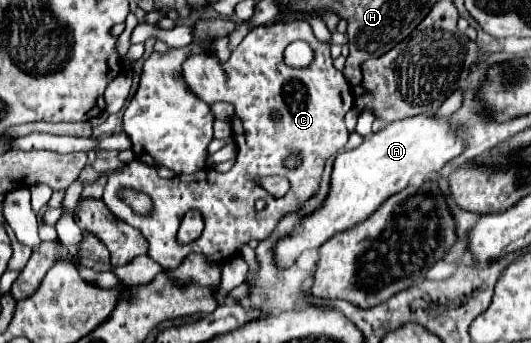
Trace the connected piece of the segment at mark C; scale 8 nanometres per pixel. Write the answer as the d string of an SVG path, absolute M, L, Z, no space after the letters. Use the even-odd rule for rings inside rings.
M282 21L254 27L232 53L226 65L222 65L214 53L200 53L184 61L182 77L198 99L208 103L226 101L234 105L232 131L238 145L234 167L228 173L202 169L192 175L182 173L172 179L160 179L154 167L132 161L124 165L122 173L108 179L102 197L116 219L130 223L146 237L146 255L164 270L177 268L184 261L184 253L200 253L214 263L224 263L228 257L240 253L244 243L250 239L268 239L282 217L300 211L302 203L316 195L326 159L336 155L348 141L350 131L344 125L344 113L354 103L348 81L344 79L342 71L332 65L330 43L318 41L312 29L304 25L304 21ZM298 39L308 41L312 49L316 49L316 61L312 61L308 69L288 69L288 65L282 63L284 49ZM274 111L280 113L280 119L272 117ZM294 149L304 149L302 163L300 167L288 169L284 167L284 159L290 153L298 153ZM260 175L286 177L292 185L288 195L278 199L266 193L252 181ZM126 187L148 193L154 205L152 211L146 215L134 213L130 205L120 197L120 191ZM256 199L266 201L266 209L260 213L254 211ZM192 205L200 205L206 229L196 241L184 245L182 249L182 245L176 241L176 233L184 213L190 211Z

